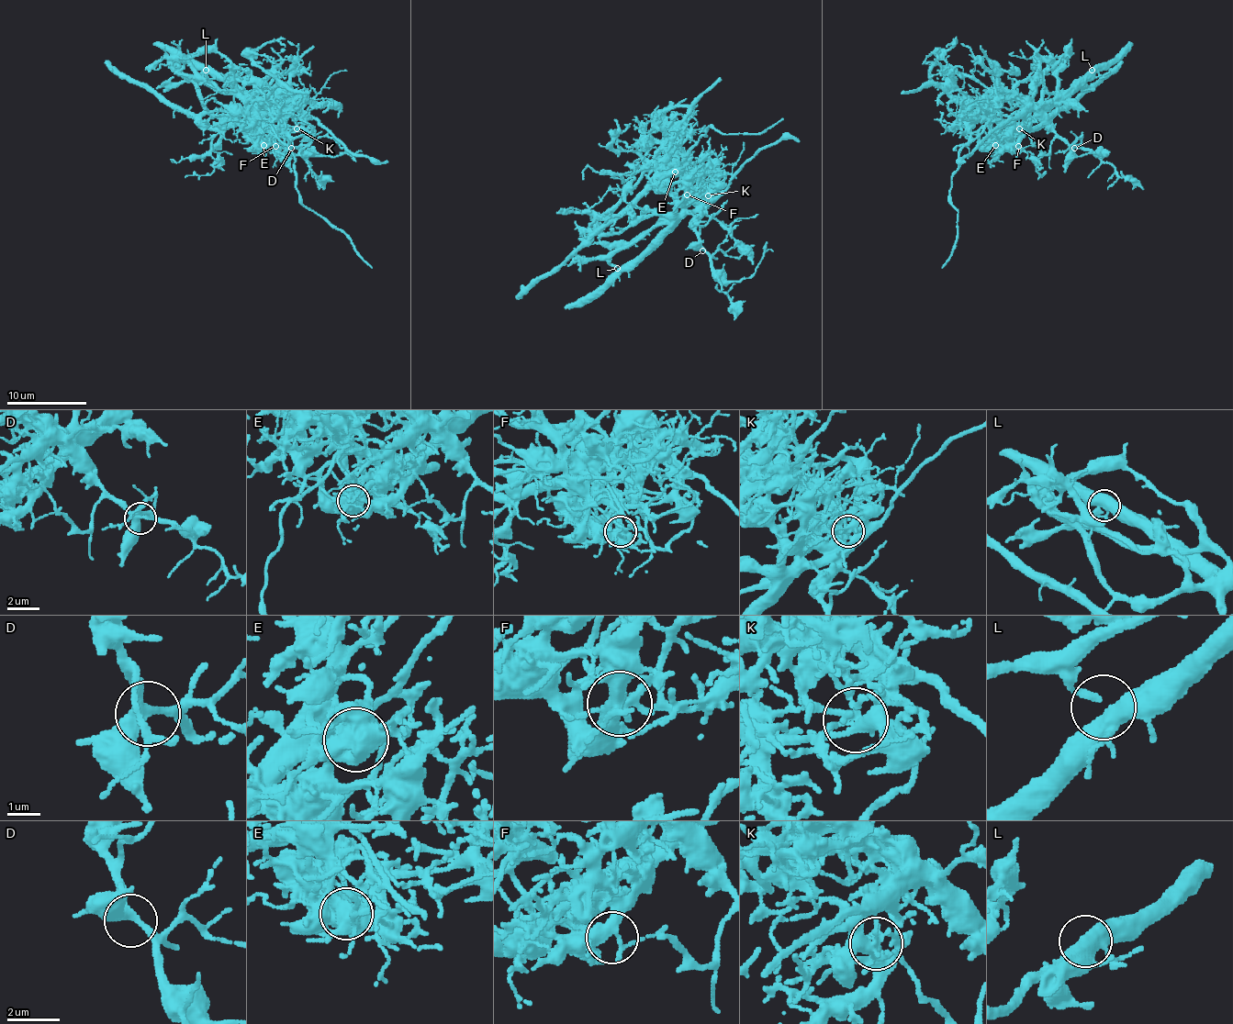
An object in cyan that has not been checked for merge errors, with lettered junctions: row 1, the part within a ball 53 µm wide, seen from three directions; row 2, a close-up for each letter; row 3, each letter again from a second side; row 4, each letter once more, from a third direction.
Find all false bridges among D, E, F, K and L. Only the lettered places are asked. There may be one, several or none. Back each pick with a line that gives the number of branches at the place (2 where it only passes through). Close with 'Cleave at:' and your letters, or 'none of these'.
E: 5
K: 4
Cleave at: E, K

